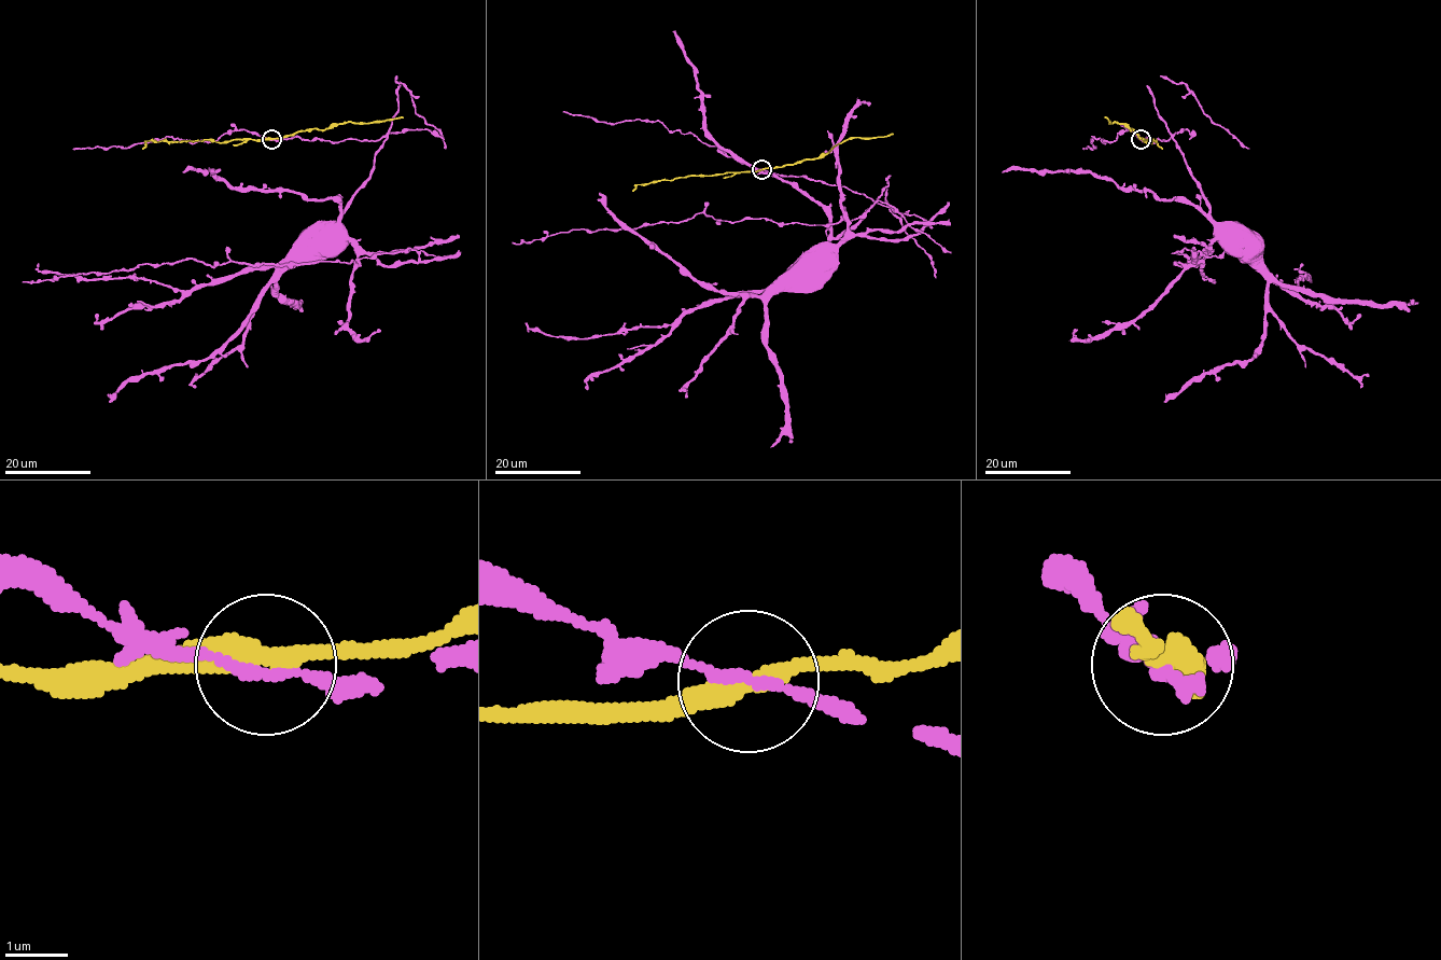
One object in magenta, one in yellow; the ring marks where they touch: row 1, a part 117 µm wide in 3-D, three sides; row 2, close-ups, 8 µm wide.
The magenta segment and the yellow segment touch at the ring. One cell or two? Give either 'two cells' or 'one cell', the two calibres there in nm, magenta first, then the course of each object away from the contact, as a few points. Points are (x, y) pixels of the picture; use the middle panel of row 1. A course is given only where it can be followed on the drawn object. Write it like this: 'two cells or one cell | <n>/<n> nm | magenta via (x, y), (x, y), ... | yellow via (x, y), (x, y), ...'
two cells | 150/320 nm | magenta via (761, 169), (844, 185), (876, 202), (840, 236), (816, 248), (824, 254) | yellow via (761, 169), (821, 157), (848, 139), (882, 137), (893, 133)

